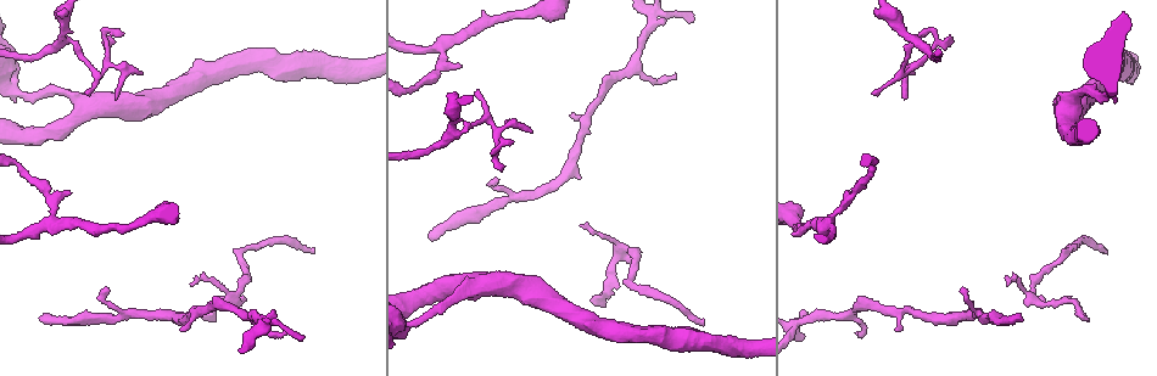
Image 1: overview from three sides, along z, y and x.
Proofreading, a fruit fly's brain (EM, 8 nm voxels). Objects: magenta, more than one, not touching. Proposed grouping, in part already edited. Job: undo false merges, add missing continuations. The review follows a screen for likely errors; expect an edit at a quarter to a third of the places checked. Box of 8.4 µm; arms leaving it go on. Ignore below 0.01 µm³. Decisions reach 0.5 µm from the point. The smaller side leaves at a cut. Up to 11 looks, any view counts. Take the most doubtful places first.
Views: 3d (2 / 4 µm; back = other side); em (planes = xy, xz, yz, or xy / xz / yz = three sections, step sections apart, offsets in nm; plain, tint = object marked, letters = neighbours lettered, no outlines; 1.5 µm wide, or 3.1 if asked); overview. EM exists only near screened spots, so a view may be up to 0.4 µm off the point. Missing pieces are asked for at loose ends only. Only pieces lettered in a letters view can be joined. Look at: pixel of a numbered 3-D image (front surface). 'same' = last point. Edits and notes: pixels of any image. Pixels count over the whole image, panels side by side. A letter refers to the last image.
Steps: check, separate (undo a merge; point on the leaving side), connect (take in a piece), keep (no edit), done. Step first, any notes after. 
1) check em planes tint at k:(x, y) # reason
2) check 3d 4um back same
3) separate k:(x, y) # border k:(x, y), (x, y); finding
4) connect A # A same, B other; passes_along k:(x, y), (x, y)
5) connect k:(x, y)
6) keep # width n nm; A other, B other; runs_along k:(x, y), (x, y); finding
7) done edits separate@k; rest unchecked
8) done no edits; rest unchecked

check 3d 2um at 1:(430, 240) # an open end

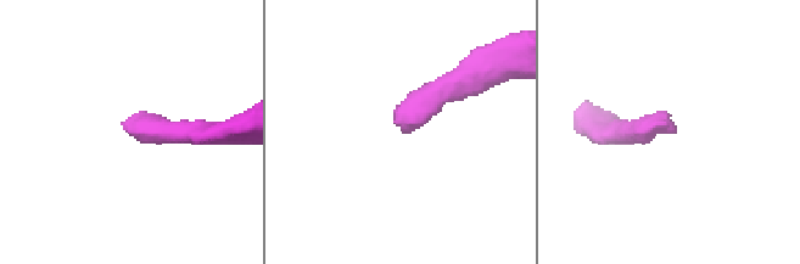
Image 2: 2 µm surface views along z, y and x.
check em planes letters at 2:(125, 127)

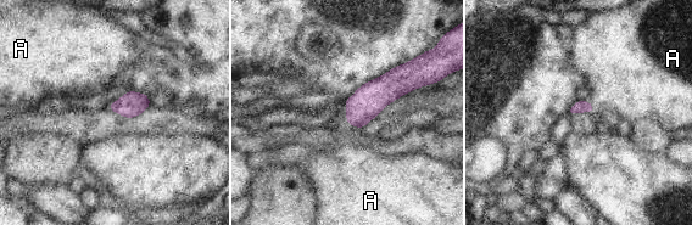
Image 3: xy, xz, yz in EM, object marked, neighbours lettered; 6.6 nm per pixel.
connect A # A same; passes_along 3:(368, 100), (353, 125), (352, 163); the neuron continues

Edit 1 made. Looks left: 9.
check overview

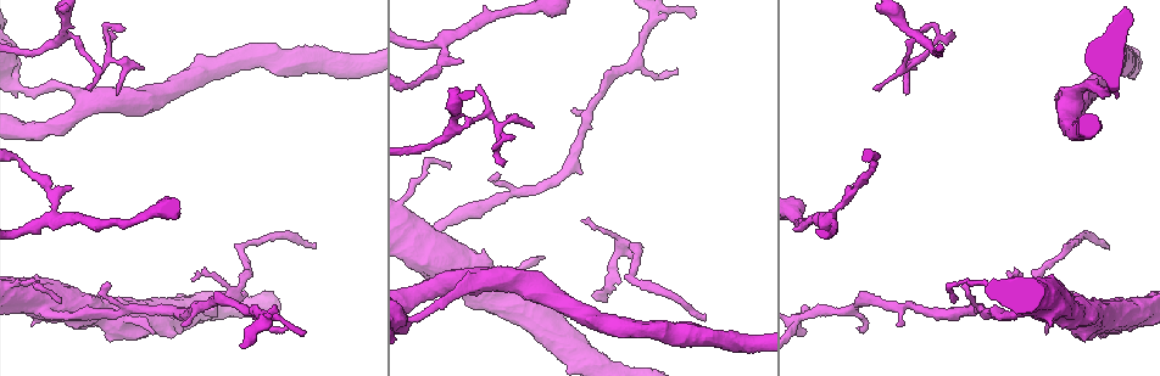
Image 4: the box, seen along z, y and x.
check em planes tint at 4:(1104, 248) # end of a long branch

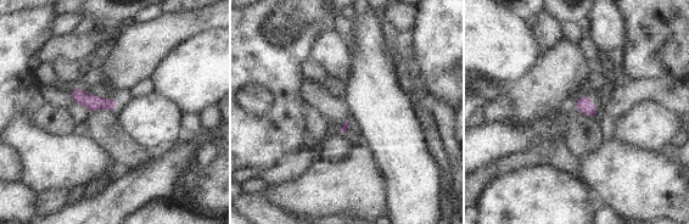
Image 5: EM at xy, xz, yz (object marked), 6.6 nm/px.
check em planes letters same

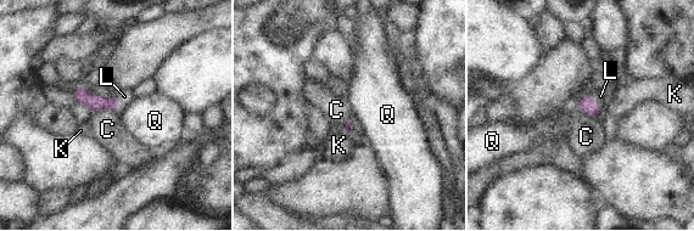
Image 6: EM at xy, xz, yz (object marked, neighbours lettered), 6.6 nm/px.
connect L # C other, K other, L same, Q other; the neuron continues

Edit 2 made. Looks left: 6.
check 3d 2um at 4:(581, 220) # an open end

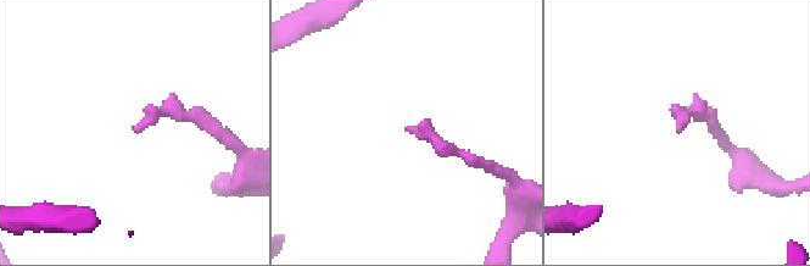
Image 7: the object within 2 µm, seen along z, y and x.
check em planes plain at 7:(406, 127) # shape alone is not enough

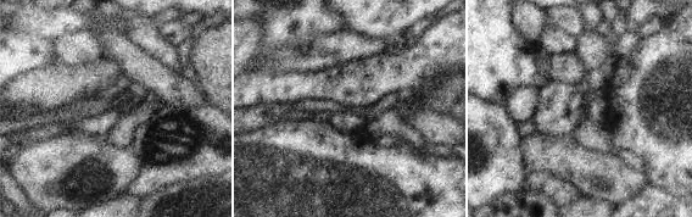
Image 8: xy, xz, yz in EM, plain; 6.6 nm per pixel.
check em planes letters same

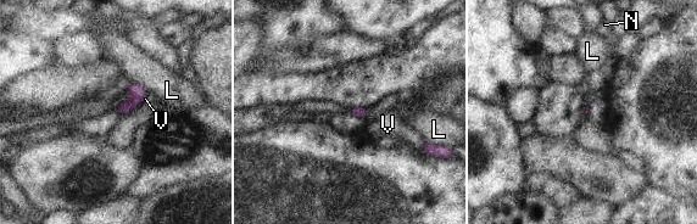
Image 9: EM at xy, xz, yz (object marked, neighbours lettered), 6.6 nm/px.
keep # L other, N other, V other; border 9:(146, 90), (143, 101); none of them fits

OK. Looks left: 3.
check 3d 4um at 4:(104, 284) # tapers out

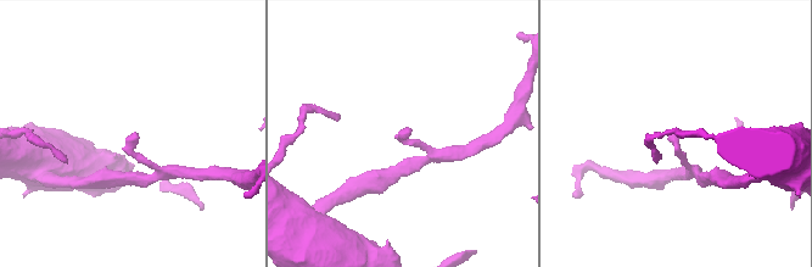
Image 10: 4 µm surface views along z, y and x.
check em yz step 4 letters at 10:(673, 137)

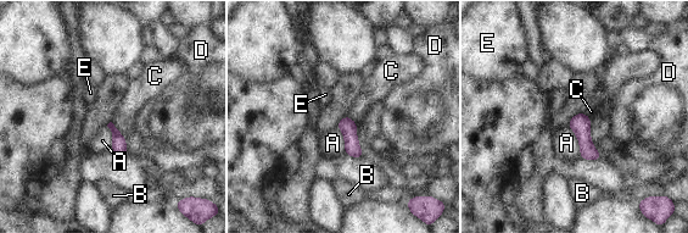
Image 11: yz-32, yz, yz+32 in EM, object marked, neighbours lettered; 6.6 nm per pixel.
check em planes letters same # cut it another way

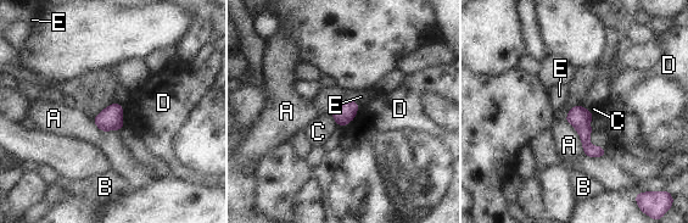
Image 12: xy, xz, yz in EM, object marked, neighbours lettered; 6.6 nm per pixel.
keep # A other, B other, C other, D other, E other; border 12:(331, 115), (341, 126); no lettered piece goes on from it

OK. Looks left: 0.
done edits connect@3, connect@6; rest unchecked

